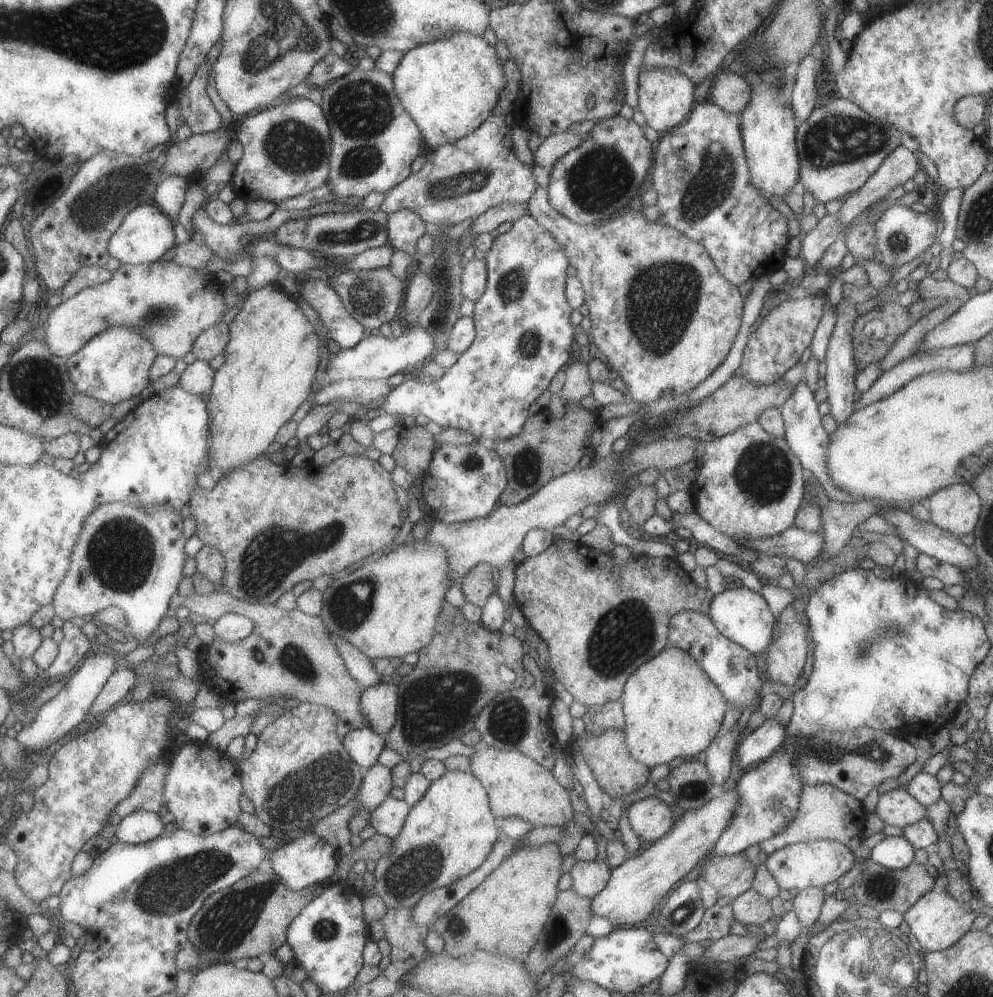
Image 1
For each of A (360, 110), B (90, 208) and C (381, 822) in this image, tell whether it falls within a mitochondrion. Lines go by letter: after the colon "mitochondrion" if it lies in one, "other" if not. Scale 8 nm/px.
A: mitochondrion
B: mitochondrion
C: other

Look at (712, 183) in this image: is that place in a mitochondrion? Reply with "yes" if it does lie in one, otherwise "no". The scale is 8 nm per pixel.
yes

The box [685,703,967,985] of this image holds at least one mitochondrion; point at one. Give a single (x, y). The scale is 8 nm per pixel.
(871, 752)

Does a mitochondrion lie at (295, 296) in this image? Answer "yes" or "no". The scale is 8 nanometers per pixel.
no

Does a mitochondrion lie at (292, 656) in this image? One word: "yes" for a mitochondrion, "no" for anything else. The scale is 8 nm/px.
yes

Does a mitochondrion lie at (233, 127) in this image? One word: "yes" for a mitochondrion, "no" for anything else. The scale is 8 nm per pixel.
no

